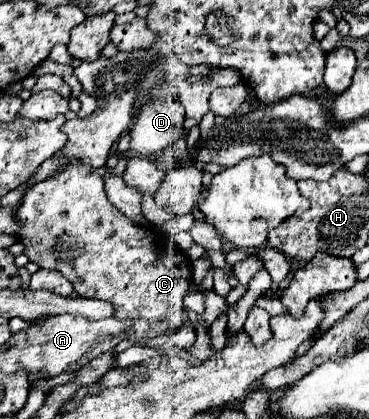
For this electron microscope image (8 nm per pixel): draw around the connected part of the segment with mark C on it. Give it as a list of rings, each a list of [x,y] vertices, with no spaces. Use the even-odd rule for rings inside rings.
[[[72,162],[64,172],[34,184],[24,194],[22,206],[16,212],[16,218],[20,218],[18,240],[24,244],[24,254],[40,268],[58,270],[66,280],[72,282],[80,296],[100,298],[116,306],[118,320],[144,318],[152,326],[152,330],[148,330],[152,336],[178,328],[186,320],[182,300],[192,282],[192,264],[188,256],[182,250],[168,250],[170,242],[160,240],[164,234],[160,234],[156,228],[136,226],[128,216],[112,206],[104,190],[104,176],[90,176],[90,172],[90,166]]]

